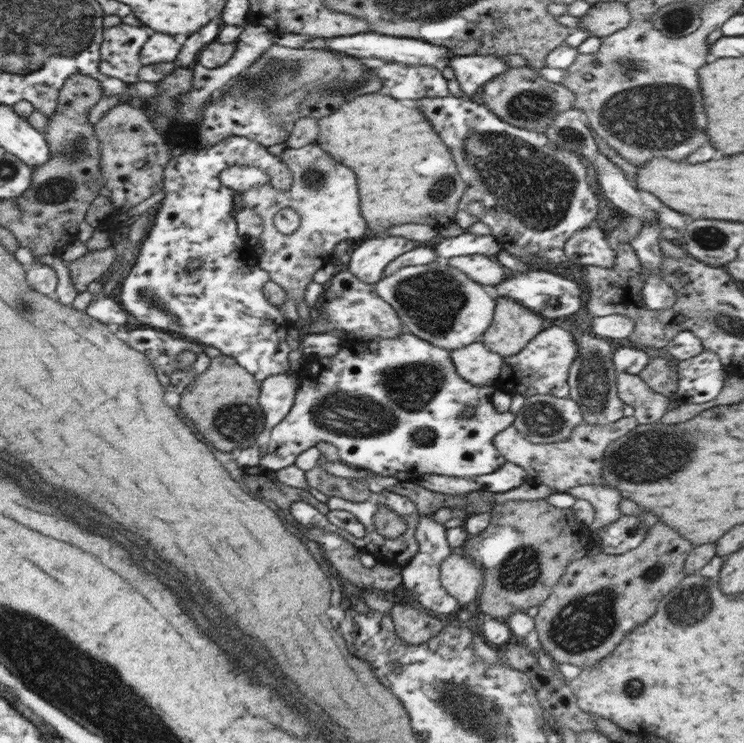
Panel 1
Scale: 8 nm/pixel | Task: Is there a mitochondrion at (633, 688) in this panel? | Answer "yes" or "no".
yes

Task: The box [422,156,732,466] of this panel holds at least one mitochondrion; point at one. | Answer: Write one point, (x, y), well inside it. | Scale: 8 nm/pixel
(592, 382)

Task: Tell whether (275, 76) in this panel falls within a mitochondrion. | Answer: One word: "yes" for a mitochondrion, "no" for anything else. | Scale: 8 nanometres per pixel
yes

